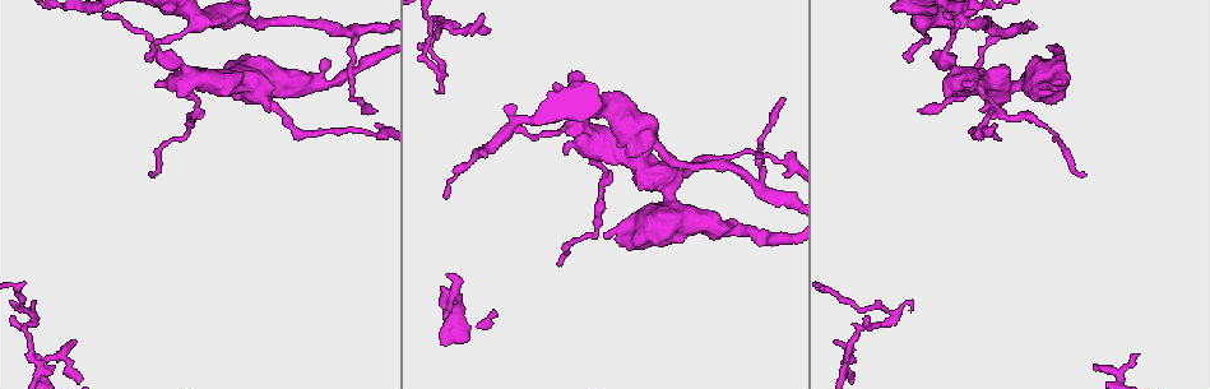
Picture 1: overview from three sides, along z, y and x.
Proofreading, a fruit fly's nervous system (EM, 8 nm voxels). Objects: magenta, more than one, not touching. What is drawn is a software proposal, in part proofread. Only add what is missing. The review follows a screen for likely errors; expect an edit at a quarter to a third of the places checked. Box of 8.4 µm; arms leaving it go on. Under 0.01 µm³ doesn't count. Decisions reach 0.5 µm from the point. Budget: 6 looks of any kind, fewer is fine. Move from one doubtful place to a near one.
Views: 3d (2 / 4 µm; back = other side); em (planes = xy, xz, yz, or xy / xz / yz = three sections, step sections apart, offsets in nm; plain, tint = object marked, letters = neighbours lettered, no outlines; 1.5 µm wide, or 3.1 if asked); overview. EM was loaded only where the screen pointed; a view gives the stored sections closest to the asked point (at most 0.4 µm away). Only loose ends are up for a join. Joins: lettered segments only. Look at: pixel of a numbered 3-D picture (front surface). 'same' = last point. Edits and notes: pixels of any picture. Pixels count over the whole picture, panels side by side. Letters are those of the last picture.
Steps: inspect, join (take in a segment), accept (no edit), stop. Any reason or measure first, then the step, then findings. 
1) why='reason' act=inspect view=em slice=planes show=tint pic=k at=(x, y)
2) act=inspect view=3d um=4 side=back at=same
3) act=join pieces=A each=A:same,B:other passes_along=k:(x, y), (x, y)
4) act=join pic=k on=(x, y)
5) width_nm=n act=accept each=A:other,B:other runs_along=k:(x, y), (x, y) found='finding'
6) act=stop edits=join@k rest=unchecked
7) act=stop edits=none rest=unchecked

why='an open end' act=inspect view=em slice=yz step=8 show=tint pic=1 at=(325, 58)

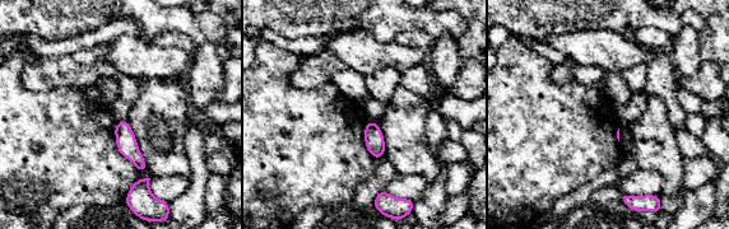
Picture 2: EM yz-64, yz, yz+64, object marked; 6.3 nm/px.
why='cut it another way' act=inspect view=em slice=planes show=letters at=same

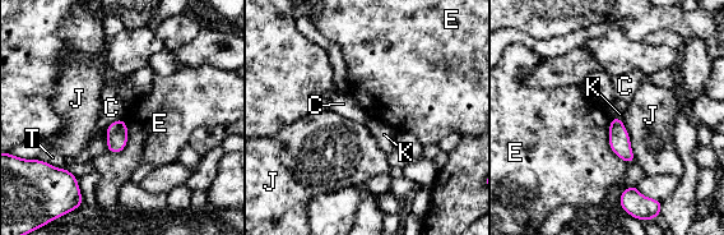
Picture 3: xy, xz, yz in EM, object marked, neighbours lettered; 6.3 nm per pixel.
act=accept each=C:other,E:other,J:other,K:other,T:other border=3:(123, 118), (128, 142), (111, 153) found='none of them fits'

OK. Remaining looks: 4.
why='branch stops here' act=inspect view=em um=3.1 slice=planes show=letters pic=1 at=(1084, 173)

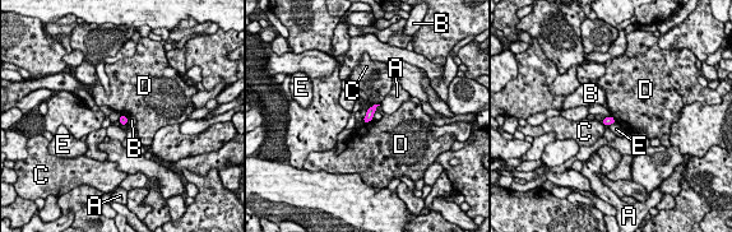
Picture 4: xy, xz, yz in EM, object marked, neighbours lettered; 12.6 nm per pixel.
width_nm=100 act=accept each=A:other,B:other,C:other,D:other,E:other border=4:(371, 119), (365, 124) found='none of them fits'

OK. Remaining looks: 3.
why='branch stops here' act=inspect view=3d um=2 pic=1 at=(972, 80)

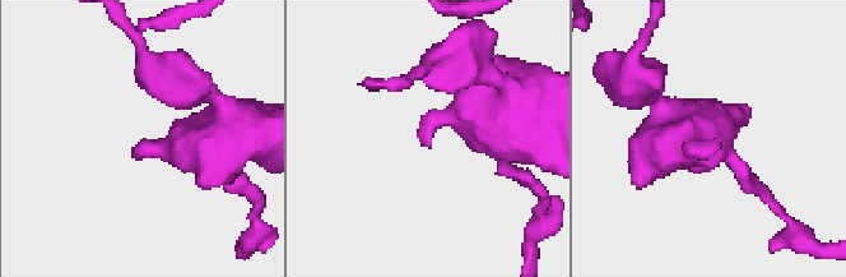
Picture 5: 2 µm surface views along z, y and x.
act=inspect view=em slice=planes show=letters pic=5 at=(429, 145)

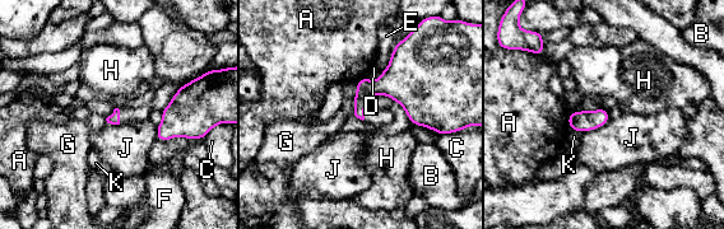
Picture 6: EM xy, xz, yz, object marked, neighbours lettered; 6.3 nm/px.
act=accept each=A:other,B:other,C:other,D:other,E:other,F:other,G:other,H:other,J:other,K:other border=6:(609, 118), (603, 125), (583, 132) found='no lettered segment goes on from it'

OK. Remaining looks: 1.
act=stop edits=none rest=unchecked

